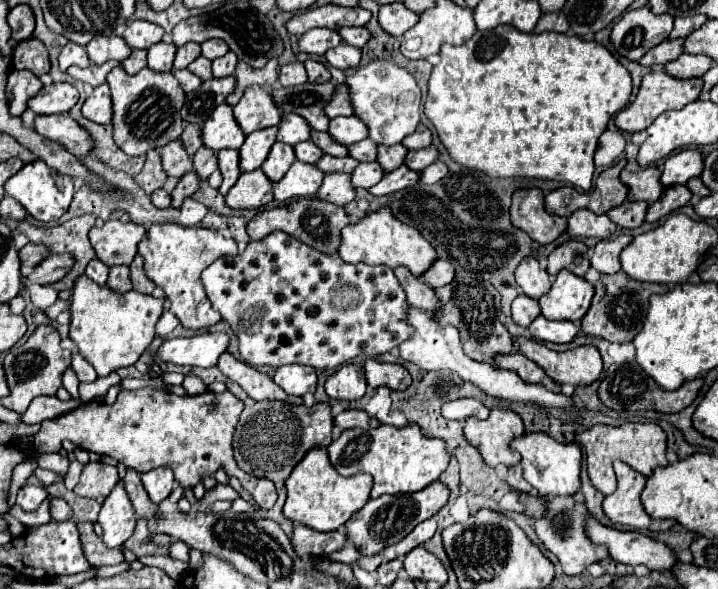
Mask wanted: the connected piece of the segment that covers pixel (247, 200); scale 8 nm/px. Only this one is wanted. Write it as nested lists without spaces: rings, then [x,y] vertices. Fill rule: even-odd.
[[[262,170],[244,172],[226,194],[226,204],[230,208],[260,208],[274,200],[272,188],[274,182],[266,180]]]

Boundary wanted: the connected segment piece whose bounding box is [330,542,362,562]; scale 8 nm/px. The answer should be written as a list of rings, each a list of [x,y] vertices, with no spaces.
[[[346,542],[346,546],[340,552],[334,552],[330,558],[338,560],[338,562],[356,562],[362,554],[358,552],[358,548],[354,548],[352,542]]]

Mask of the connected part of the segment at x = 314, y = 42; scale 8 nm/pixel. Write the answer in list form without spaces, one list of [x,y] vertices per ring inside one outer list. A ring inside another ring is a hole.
[[[312,28],[300,36],[300,50],[308,54],[326,54],[330,48],[342,44],[338,30],[332,28]]]

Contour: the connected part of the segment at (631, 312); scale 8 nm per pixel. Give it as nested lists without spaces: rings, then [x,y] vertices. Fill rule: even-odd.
[[[602,274],[596,284],[596,294],[592,298],[592,306],[586,312],[586,316],[582,318],[582,330],[588,336],[600,336],[608,342],[630,342],[642,328],[642,322],[644,322],[644,316],[648,310],[648,296],[664,294],[664,292],[668,292],[668,286],[638,282],[628,276],[626,288],[606,288],[604,278],[608,278],[608,276]],[[624,302],[628,302],[628,304],[624,304]]]

